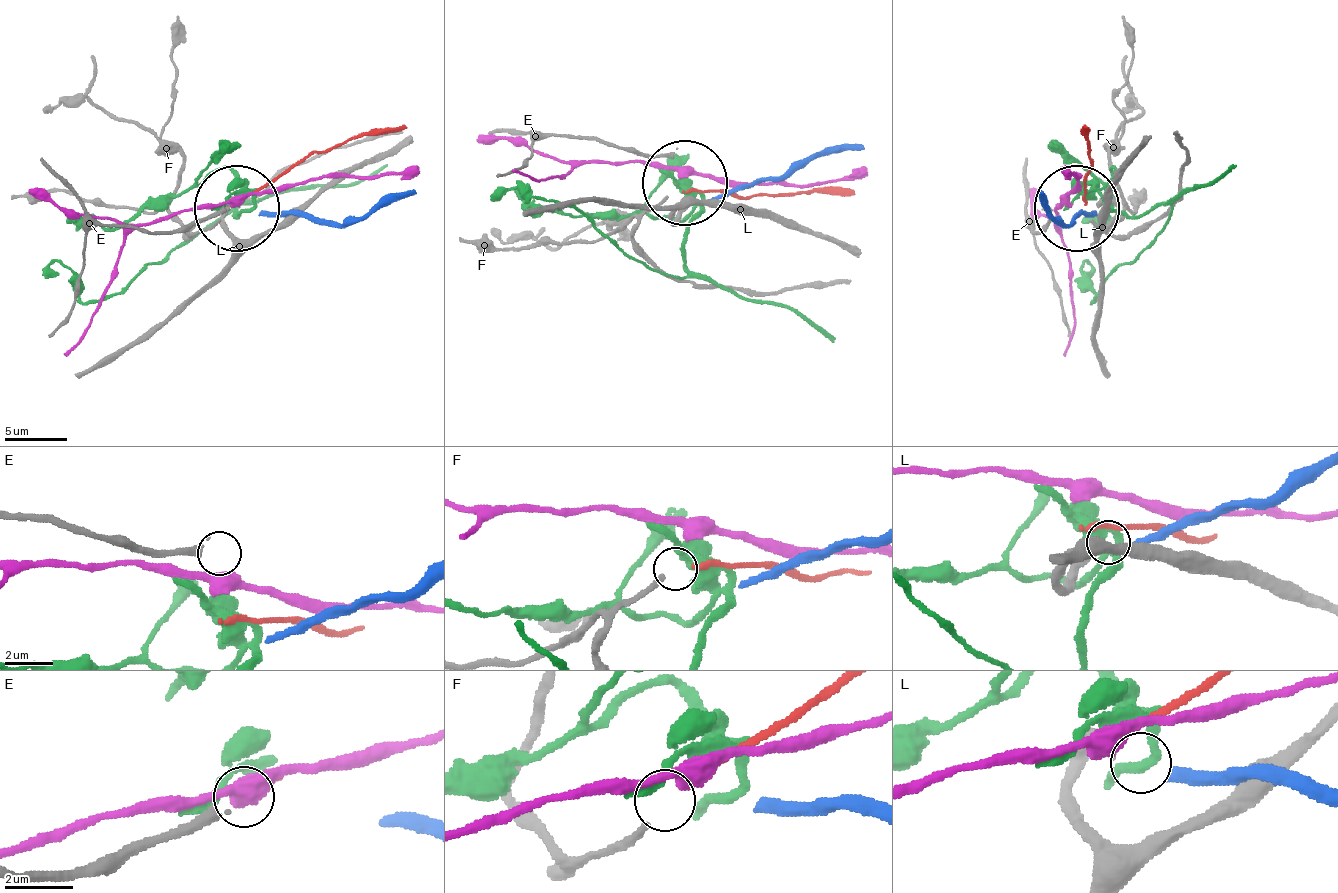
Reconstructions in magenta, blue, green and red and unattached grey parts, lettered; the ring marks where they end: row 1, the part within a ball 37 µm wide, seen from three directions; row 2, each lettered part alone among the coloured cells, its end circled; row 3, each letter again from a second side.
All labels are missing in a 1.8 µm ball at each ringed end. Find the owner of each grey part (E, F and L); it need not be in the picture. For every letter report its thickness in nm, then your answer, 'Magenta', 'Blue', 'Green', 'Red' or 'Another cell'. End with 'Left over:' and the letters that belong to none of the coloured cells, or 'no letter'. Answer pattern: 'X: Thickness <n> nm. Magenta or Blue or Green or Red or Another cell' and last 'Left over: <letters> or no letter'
E: Thickness 280 nm. Another cell
F: Thickness 240 nm. Red
L: Thickness 400 nm. Blue
Left over: E

